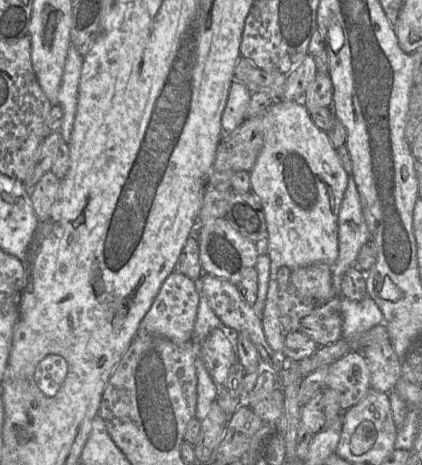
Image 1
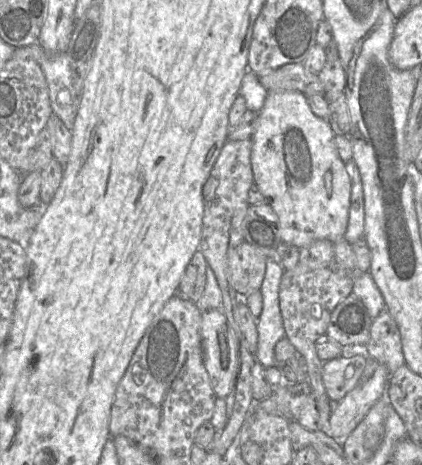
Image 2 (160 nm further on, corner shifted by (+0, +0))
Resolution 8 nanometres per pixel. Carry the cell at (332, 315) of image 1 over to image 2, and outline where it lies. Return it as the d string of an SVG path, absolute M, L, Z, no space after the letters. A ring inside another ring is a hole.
M351 293L331 313L326 335L342 346L365 346L373 321L364 303Z

